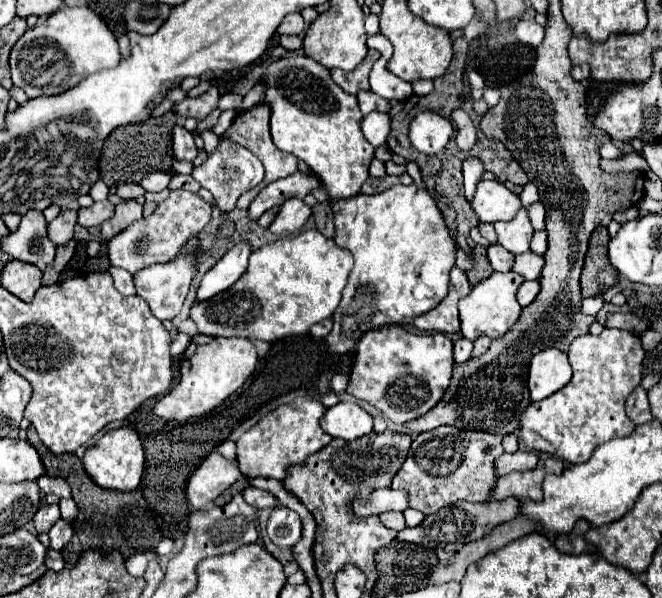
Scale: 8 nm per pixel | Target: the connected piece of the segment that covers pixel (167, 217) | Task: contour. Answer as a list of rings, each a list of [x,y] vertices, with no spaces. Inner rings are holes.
[[[172,190],[168,200],[158,204],[158,208],[150,218],[138,220],[128,230],[120,232],[120,236],[114,236],[108,242],[108,256],[112,266],[124,268],[130,274],[136,274],[138,270],[150,264],[174,260],[184,248],[184,244],[210,222],[210,212],[212,212],[212,204],[202,200],[198,194],[192,194],[186,190]]]

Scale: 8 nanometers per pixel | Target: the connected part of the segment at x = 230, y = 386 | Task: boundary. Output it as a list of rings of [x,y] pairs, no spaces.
[[[204,334],[194,336],[182,354],[178,386],[174,386],[164,398],[158,400],[154,414],[164,420],[186,422],[210,412],[246,382],[246,378],[254,372],[256,362],[256,348],[248,338],[212,338]]]

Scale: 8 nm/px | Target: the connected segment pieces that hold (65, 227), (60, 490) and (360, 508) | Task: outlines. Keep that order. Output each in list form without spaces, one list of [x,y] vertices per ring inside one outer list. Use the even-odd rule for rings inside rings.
[[[76,210],[60,212],[48,224],[48,238],[50,238],[50,242],[56,244],[56,246],[68,244],[74,238],[74,226],[76,226]]]
[[[40,476],[38,478],[38,486],[44,494],[54,494],[58,498],[72,498],[70,486],[64,478],[48,478],[48,476]]]
[[[392,488],[376,490],[368,500],[354,500],[356,516],[372,516],[372,514],[382,514],[390,510],[404,512],[406,508],[408,508],[408,494]]]

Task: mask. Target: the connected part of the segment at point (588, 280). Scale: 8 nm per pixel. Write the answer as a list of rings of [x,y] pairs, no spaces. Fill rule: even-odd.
[[[606,226],[596,228],[590,240],[590,248],[586,252],[586,262],[580,278],[584,298],[604,294],[610,286],[618,282],[618,272],[612,268],[608,260],[608,242],[610,242],[610,236]]]

